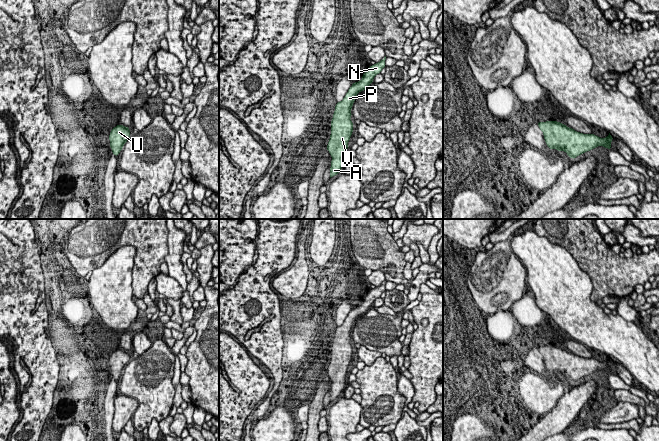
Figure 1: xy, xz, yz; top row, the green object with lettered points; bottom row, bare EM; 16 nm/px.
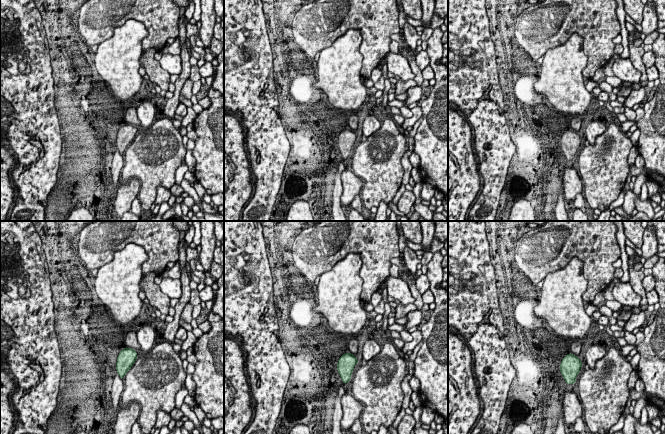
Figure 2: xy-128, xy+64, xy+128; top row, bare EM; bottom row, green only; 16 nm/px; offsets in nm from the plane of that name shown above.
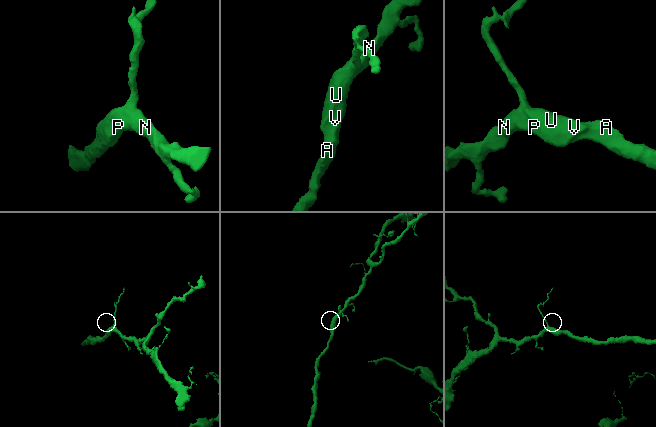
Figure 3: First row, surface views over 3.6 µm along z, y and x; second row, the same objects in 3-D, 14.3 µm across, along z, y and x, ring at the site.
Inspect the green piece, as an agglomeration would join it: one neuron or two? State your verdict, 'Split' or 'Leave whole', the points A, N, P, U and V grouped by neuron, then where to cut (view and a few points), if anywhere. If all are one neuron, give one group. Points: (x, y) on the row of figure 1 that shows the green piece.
Leave whole. Groups: A N P U V. No split

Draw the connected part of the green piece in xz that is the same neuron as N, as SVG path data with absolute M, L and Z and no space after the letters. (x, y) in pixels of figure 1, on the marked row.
M386 56L378 63L371 65L362 75L362 79L354 82L341 102L337 102L331 121L331 135L327 145L327 151L332 157L330 178L337 175L346 161L346 150L353 132L354 124L350 120L351 109L359 92L365 90L377 74L380 74L385 65Z

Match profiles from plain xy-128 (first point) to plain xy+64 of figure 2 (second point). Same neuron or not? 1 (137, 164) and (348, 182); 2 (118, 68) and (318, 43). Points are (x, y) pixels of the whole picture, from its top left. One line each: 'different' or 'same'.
1: different
2: different

